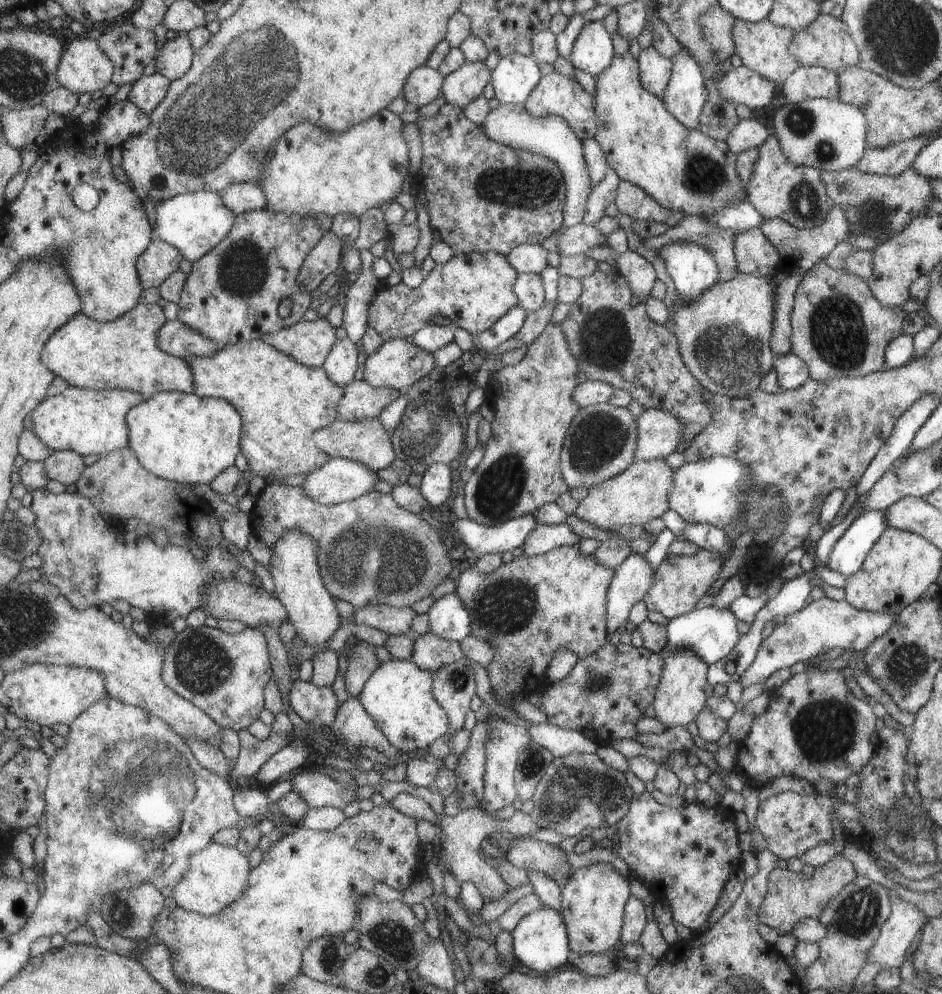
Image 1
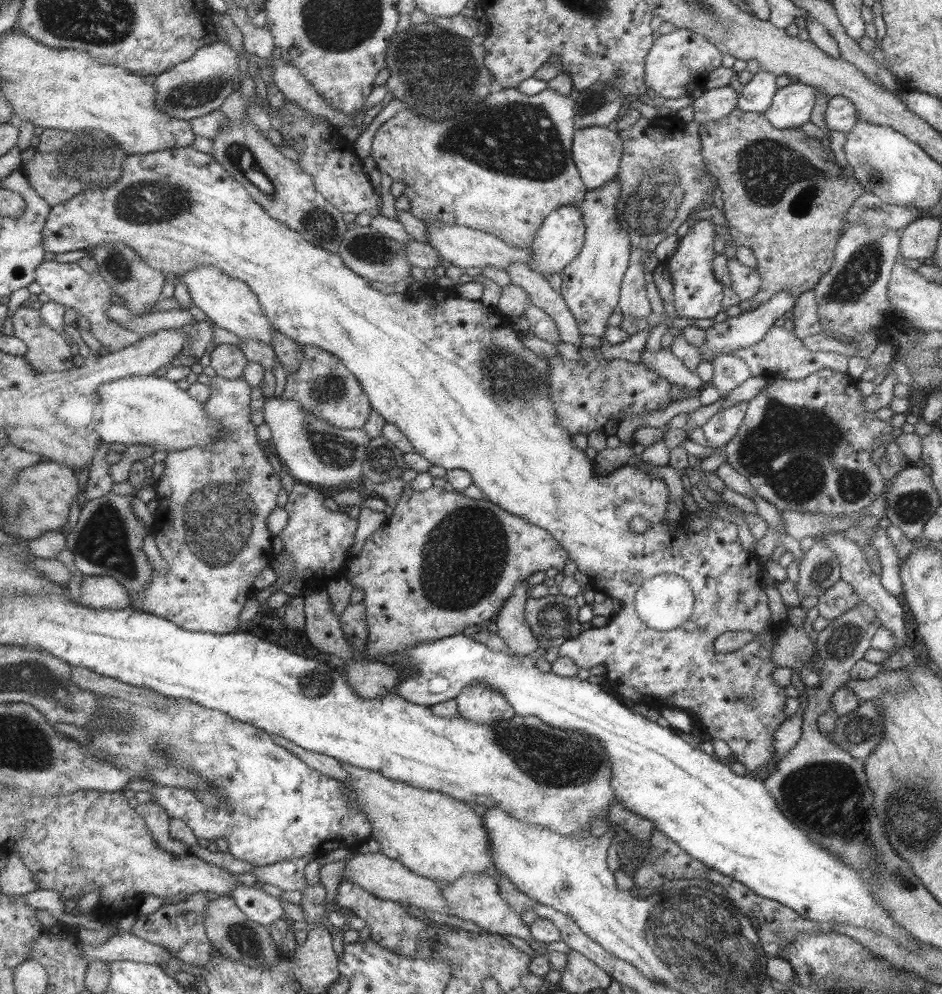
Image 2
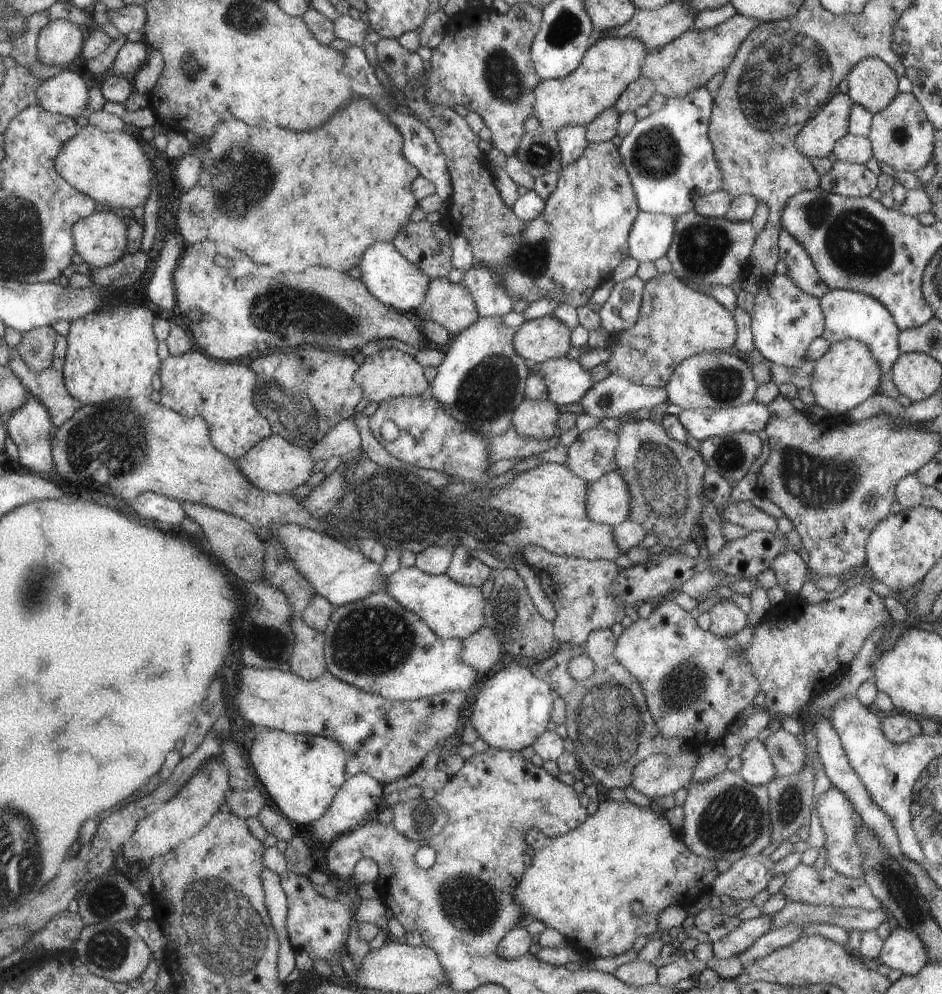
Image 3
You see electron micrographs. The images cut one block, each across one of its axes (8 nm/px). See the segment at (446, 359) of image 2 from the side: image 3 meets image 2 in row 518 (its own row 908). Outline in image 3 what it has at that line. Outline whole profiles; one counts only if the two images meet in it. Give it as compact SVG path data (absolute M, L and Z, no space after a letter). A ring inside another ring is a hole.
M611 798L605 799L605 801L598 804L595 813L575 827L573 830L566 832L565 834L559 835L558 837L548 837L544 835L541 831L537 833L535 842L532 844L531 848L534 849L532 854L532 859L530 865L523 872L522 878L514 888L513 898L514 901L524 910L524 916L529 916L529 918L537 919L547 928L555 929L559 934L562 934L568 943L572 943L576 948L595 952L594 958L598 957L611 958L611 956L617 956L629 950L635 938L637 936L649 936L654 933L658 928L657 915L664 908L671 905L679 905L681 907L686 907L687 904L691 904L701 892L707 892L709 890L709 884L713 882L713 879L717 876L717 870L715 870L715 863L713 859L705 859L702 856L697 856L690 850L687 850L686 843L681 842L679 838L675 838L671 834L671 828L667 824L667 820L663 818L663 814L655 814L653 810L649 810L649 807L639 807L630 801L613 801ZM631 902L641 902L647 913L642 916L633 916L631 912Z

